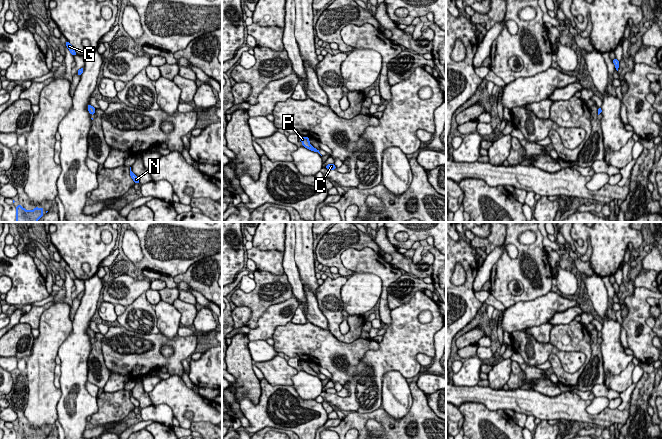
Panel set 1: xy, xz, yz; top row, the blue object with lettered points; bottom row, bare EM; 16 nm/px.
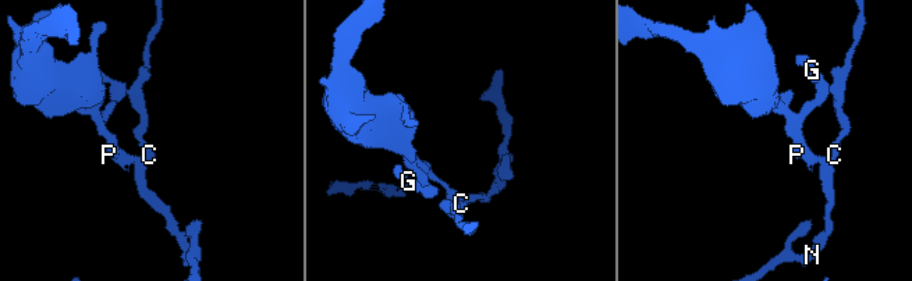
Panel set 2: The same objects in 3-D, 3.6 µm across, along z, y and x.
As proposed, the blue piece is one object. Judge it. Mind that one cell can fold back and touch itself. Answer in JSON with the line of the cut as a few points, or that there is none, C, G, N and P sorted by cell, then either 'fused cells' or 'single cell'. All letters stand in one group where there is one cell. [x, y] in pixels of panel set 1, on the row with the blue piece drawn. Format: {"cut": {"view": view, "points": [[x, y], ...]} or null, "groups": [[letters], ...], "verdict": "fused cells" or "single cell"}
{"cut": null, "groups": [["C", "G", "N", "P"]], "verdict": "single cell"}

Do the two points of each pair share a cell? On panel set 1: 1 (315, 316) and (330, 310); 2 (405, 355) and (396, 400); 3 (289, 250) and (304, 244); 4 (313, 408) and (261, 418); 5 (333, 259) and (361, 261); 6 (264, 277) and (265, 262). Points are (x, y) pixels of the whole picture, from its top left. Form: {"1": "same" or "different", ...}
{"1": "different", "2": "different", "3": "different", "4": "same", "5": "different", "6": "different"}

